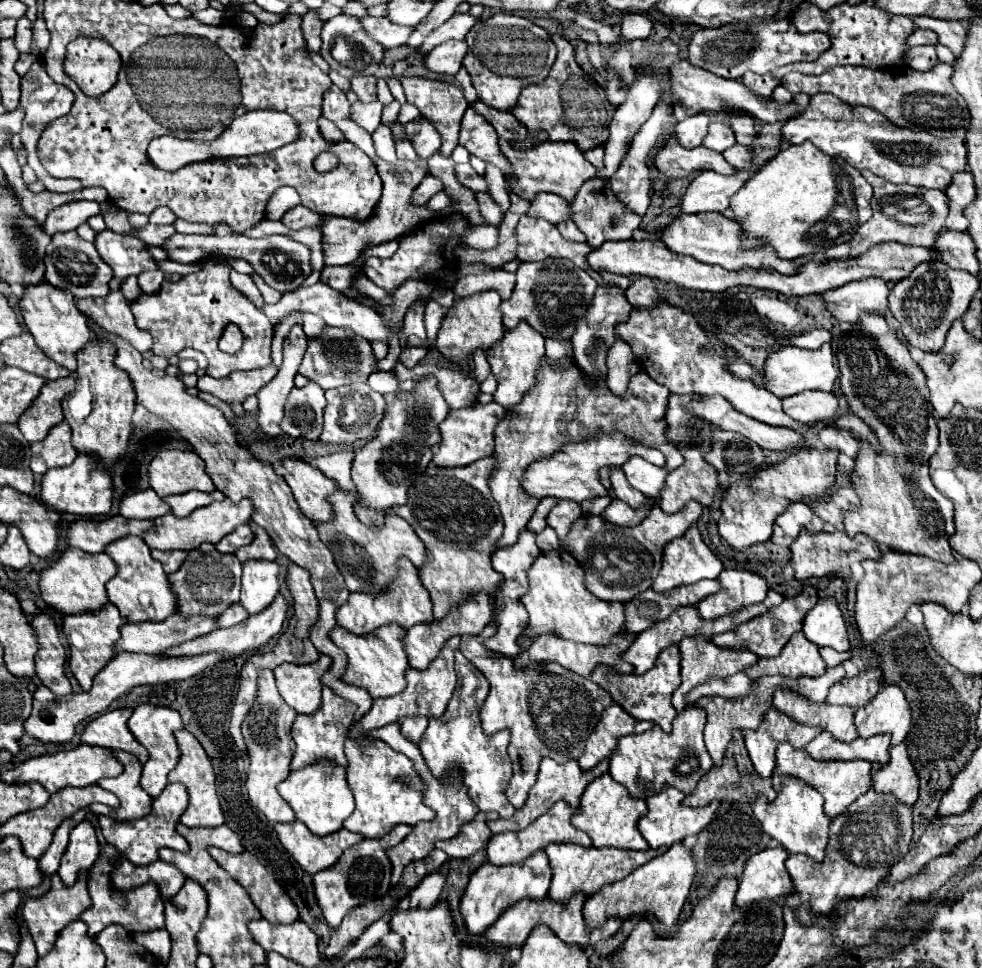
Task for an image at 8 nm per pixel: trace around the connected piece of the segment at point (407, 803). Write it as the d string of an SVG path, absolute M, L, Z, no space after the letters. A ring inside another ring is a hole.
M346 740L346 778L356 800L356 810L344 820L344 828L364 838L380 838L398 824L416 826L422 820L434 820L436 812L424 804L426 784L412 760L380 740L372 740L364 750Z

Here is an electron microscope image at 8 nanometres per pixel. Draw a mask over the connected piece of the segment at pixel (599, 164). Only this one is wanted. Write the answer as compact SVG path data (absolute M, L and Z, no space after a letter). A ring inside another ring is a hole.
M594 148L590 152L584 152L584 156L588 158L588 162L600 172L600 168L604 168L604 148Z

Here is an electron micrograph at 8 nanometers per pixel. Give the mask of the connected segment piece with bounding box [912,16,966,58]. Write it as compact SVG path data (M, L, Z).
M916 16L912 18L918 28L930 28L938 34L938 42L952 50L952 54L958 58L964 44L966 44L966 26L958 20L936 20L928 16Z

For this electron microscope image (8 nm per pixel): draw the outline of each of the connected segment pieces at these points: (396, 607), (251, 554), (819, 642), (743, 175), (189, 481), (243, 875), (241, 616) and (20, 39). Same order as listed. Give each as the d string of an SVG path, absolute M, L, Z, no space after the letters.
M402 558L398 562L398 566L400 566L398 580L394 582L392 590L384 592L382 596L374 598L370 594L350 594L348 602L336 612L338 626L346 628L348 632L352 632L356 636L368 636L368 634L372 634L378 628L388 626L388 624L398 624L400 628L408 630L414 624L428 624L428 622L432 622L434 620L432 618L432 602L430 602L428 590L422 586L422 582L418 578L418 570L406 558Z
M250 522L250 528L254 532L254 540L252 544L236 550L238 560L276 560L276 548L272 544L272 538L268 536L268 532L264 532L264 528L260 528L258 524Z
M832 598L818 602L806 614L804 624L802 624L802 632L818 648L830 646L838 652L846 652L850 648L842 612Z
M738 170L736 176L722 176L716 172L700 172L688 186L680 210L688 214L698 212L724 212L730 206L730 198L750 178L748 170Z
M160 450L150 462L150 486L160 498L190 490L212 492L214 484L206 474L204 460L192 450Z
M212 846L208 852L210 852L210 856L212 856L240 886L244 886L244 888L248 890L252 902L254 902L256 908L262 912L262 918L266 918L266 920L272 922L272 924L278 924L278 922L290 924L290 922L298 920L298 908L292 904L292 900L288 900L288 894L280 888L280 884L276 882L274 874L272 874L270 870L266 870L266 868L258 862L256 856L252 856L252 854L248 854L248 852L230 854L230 852L224 852L224 850L214 848L214 846Z
M236 602L236 604L232 604L224 614L218 616L218 624L220 624L220 628L228 628L228 626L240 624L240 622L246 620L246 618L248 618L248 612L244 612L242 604Z
M22 16L20 20L18 20L18 24L16 24L16 48L20 50L20 53L29 53L30 46L32 42L32 22L26 18L26 16Z

